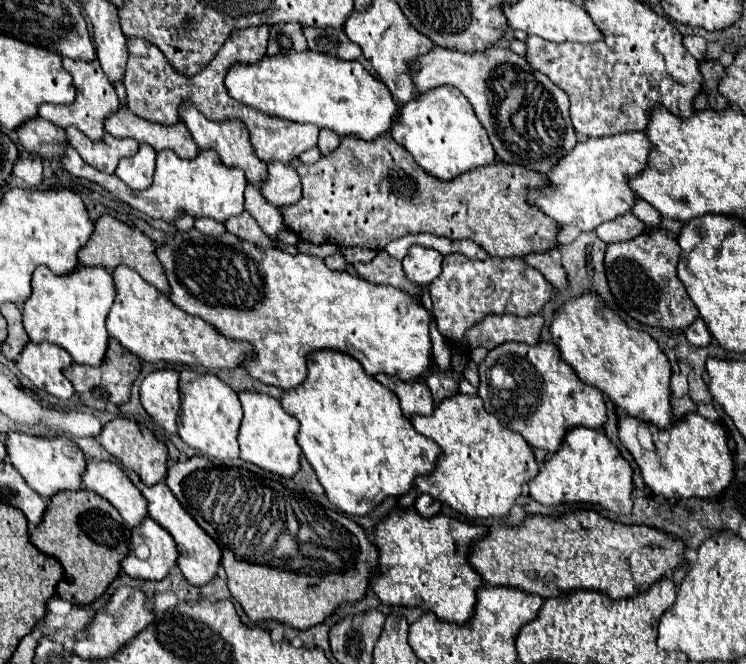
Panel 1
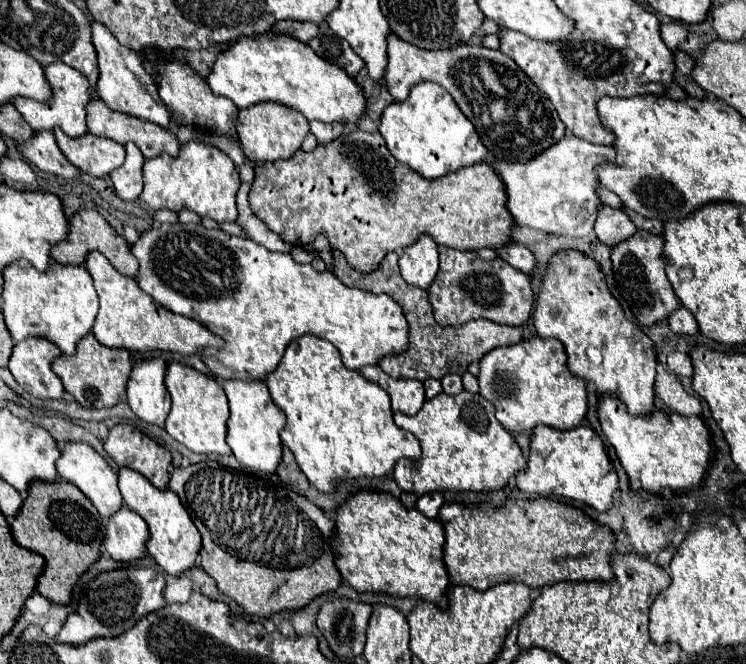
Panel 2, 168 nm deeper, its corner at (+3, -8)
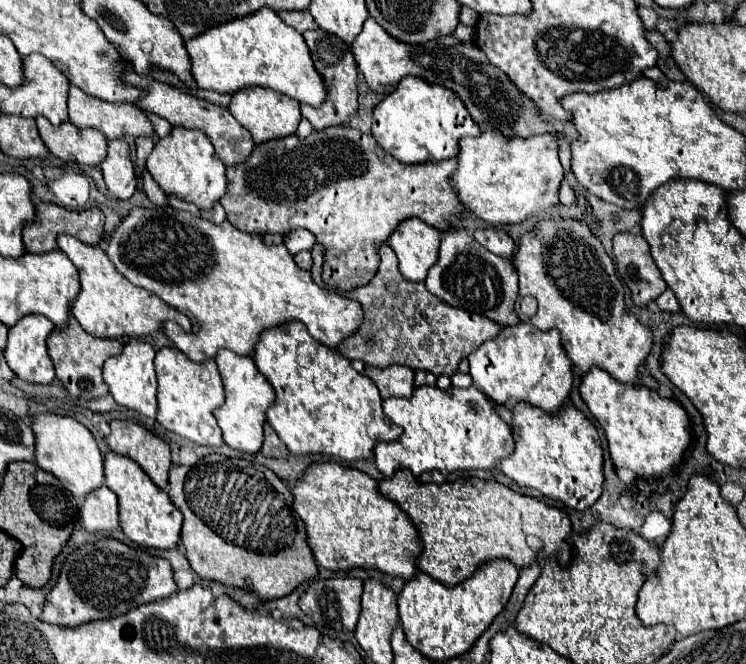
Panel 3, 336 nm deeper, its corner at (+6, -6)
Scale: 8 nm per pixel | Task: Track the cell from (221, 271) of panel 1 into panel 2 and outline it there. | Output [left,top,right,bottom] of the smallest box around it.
[130,224,408,380]

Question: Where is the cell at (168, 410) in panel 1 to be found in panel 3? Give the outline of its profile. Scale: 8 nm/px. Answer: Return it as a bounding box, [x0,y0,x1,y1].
[103,340,157,418]

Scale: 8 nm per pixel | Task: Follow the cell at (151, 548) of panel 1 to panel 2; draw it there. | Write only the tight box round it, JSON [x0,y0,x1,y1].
[104,506,148,562]

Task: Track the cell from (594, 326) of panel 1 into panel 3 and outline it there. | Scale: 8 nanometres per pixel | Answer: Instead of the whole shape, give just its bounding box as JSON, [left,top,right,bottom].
[511,220,653,386]

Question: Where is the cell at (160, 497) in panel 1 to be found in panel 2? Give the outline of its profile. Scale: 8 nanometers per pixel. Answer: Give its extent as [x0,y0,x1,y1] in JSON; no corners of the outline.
[118,468,202,576]

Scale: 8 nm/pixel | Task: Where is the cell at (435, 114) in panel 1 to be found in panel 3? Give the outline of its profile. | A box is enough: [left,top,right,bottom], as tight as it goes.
[373,76,481,164]

